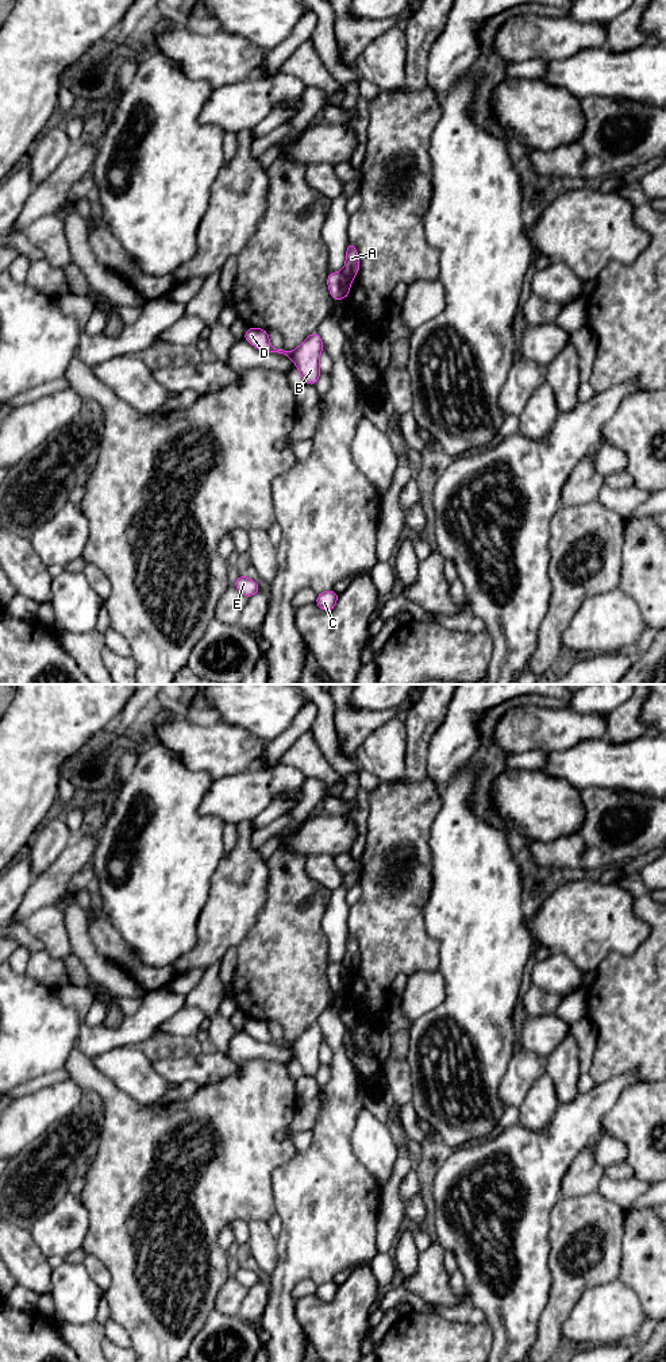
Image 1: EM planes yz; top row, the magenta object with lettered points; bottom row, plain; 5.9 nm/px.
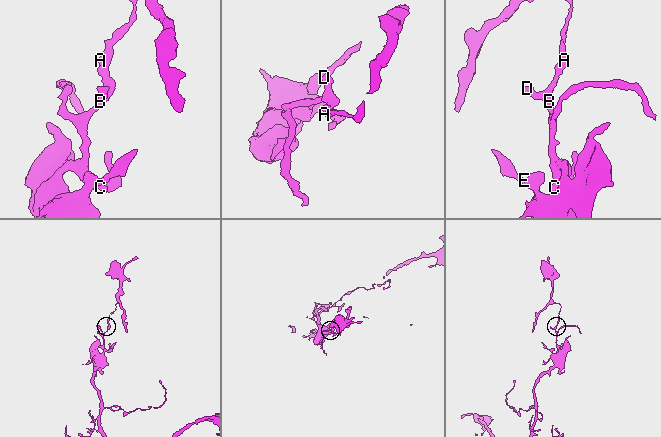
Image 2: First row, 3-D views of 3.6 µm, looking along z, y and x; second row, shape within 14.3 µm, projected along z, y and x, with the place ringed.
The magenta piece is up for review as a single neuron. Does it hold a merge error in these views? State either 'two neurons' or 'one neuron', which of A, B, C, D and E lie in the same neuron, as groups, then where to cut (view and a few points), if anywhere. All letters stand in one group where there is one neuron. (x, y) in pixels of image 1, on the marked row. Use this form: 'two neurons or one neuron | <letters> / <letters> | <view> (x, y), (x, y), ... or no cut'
two neurons | A / B C D E | yz (341, 271), (350, 280)

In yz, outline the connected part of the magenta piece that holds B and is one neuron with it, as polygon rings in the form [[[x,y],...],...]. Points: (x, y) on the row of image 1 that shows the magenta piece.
[[[249,328],[243,339],[254,344],[257,350],[285,355],[296,363],[296,369],[300,371],[303,379],[308,385],[316,385],[320,377],[319,359],[323,351],[323,342],[317,332],[309,335],[296,350],[288,352],[282,348],[273,348],[266,329]]]

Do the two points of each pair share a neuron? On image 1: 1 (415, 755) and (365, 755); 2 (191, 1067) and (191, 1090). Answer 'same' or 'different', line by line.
1: different
2: different

